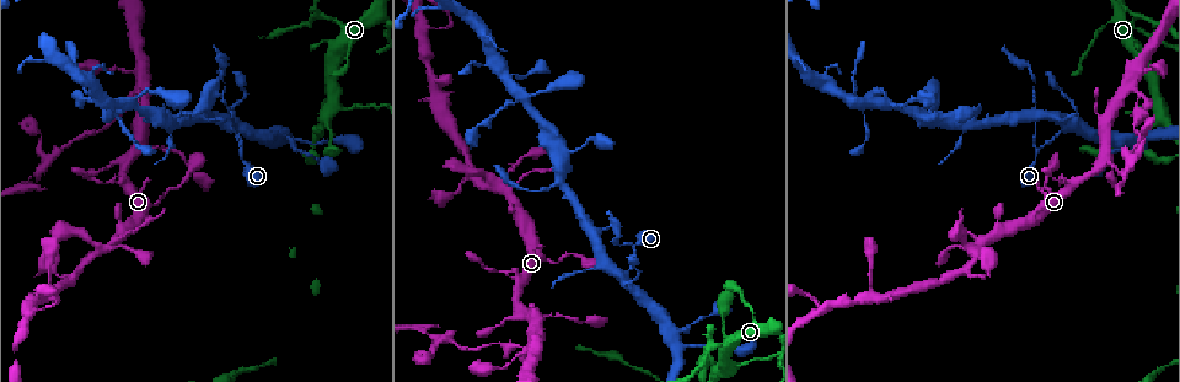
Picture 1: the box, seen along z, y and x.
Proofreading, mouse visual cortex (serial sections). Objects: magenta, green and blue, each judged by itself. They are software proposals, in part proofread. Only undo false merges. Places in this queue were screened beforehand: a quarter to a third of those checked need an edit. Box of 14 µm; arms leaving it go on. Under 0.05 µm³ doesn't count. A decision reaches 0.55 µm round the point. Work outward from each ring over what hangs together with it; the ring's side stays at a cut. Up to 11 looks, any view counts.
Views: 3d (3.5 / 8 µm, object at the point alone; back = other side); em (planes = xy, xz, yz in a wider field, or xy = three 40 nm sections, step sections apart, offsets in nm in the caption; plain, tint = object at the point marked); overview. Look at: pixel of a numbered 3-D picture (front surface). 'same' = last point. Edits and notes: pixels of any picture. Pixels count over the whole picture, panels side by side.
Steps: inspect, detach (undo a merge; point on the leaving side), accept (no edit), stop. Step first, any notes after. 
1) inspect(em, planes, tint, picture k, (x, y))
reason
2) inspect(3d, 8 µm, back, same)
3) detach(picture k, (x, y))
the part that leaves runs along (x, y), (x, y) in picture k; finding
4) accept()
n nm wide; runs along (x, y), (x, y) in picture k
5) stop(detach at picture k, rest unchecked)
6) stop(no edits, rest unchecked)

inspect(3d, 8 µm, picture 1, (712, 344))
three-way junction

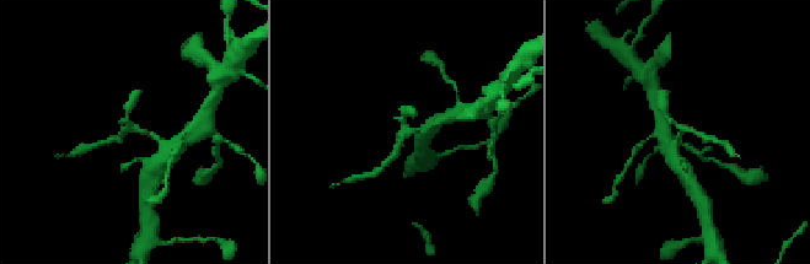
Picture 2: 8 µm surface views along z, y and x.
inspect(3d, 3.5 µm, picture 2, (682, 129))
zoom in

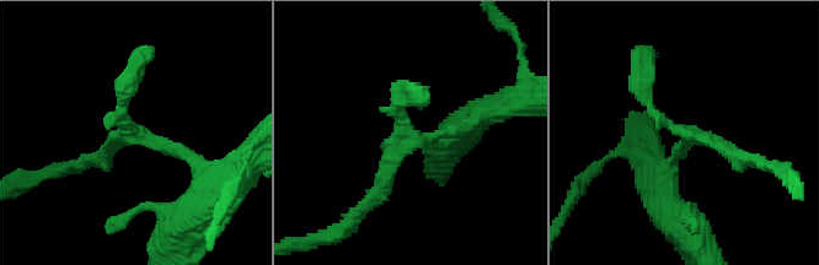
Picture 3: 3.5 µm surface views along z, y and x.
inspect(em, planes, tint, picture 3, (133, 133))
3 arms; arms of 150, 150, 200 nm

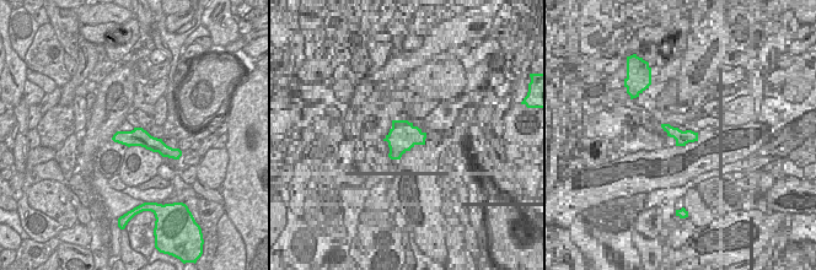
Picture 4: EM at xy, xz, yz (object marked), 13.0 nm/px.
accept()
runs along (477, 118), (410, 140), (368, 203) in picture 3; one cell here

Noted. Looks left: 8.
inspect(3d, 3.5 µm, picture 1, (1037, 153))
thin neck

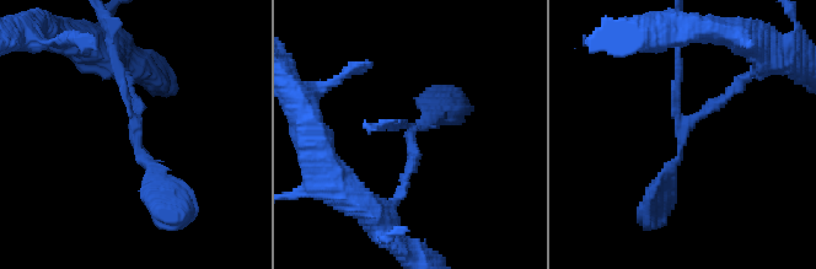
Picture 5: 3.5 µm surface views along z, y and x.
inspect(em, xy, step 1, tint, picture 5, (682, 130))

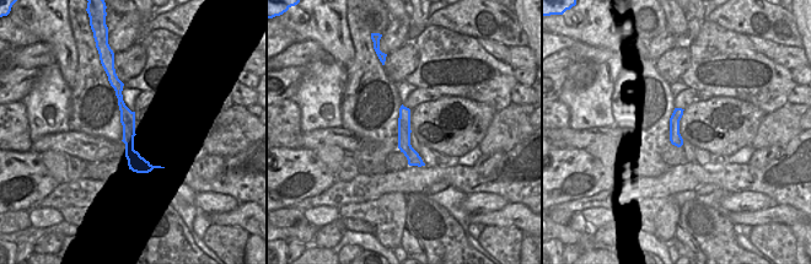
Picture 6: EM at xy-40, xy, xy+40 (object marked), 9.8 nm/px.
accept()
runs along (660, 199), (685, 127), (741, 81) in picture 5; continuous, no second cell

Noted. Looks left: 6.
inspect(em, xy, step 5, tint, picture 1, (1159, 119))
small branch off a trunk

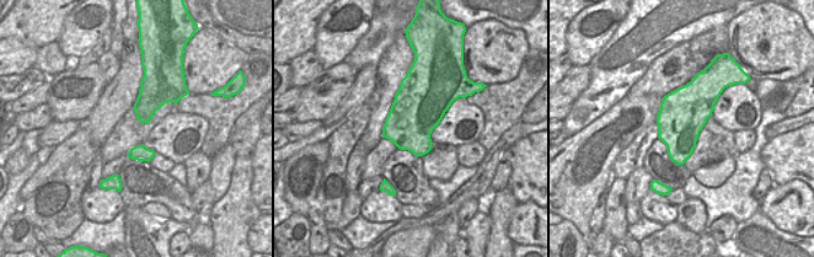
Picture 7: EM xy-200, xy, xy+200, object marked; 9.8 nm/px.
inspect(3d, 3.5 µm, same)
wider look

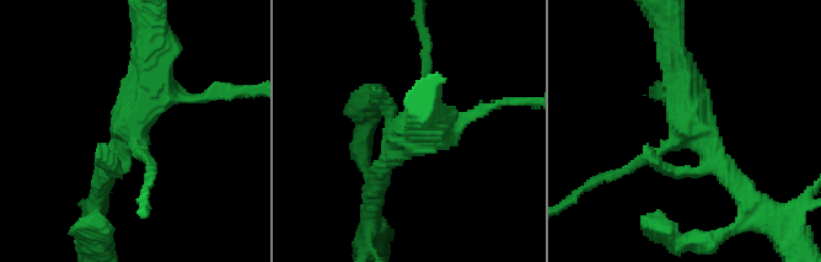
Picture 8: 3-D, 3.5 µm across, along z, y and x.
accept()
4 arms; arms of 150, 150, 250, 400 nm; runs along (670, 52), (686, 123), (733, 180) in picture 8; one cell here

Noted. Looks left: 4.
inspect(3d, 3.5 µm, picture 1, (128, 182))
abrupt turn

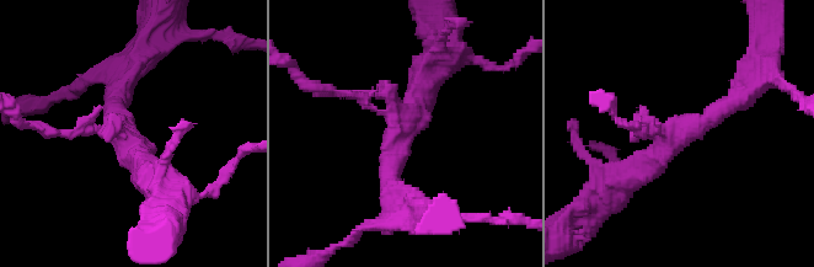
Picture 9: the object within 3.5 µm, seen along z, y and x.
inspect(em, planes, tint, picture 9, (675, 135))
need the tissue

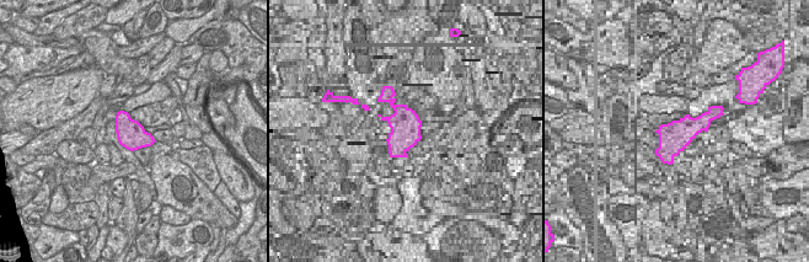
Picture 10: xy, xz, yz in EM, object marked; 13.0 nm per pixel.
accept()
360 nm wide; runs along (619, 186), (669, 140), (742, 95) in picture 9; continuous, no second cell

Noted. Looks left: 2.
stop(no edits, rest unchecked)

